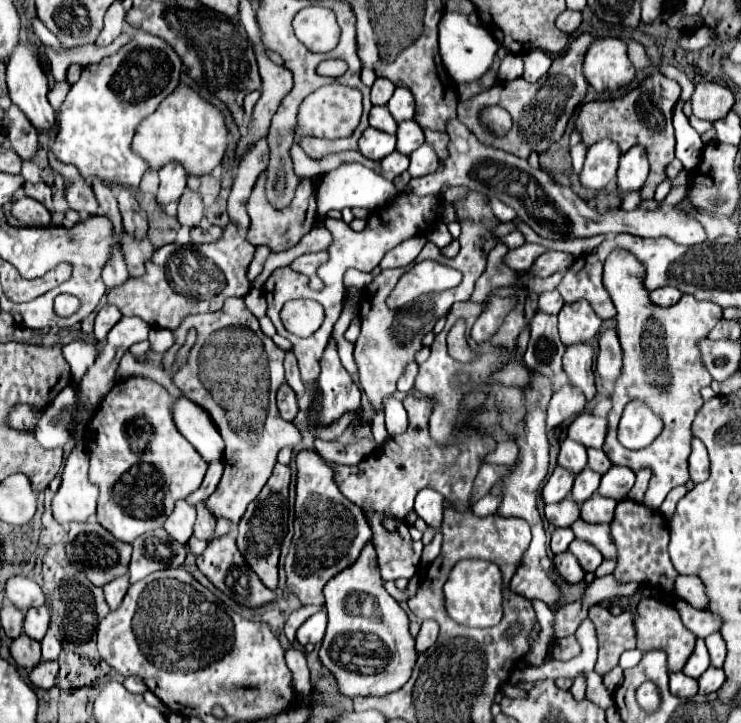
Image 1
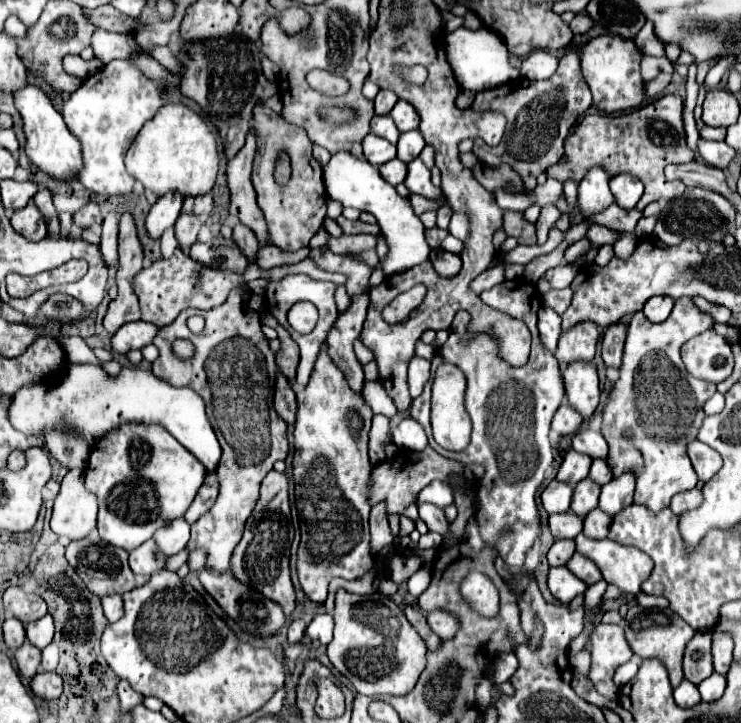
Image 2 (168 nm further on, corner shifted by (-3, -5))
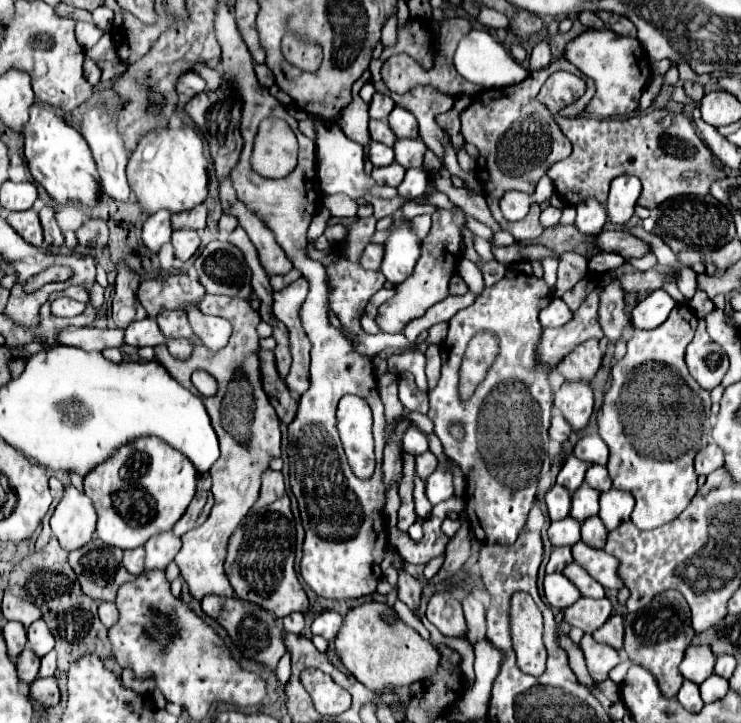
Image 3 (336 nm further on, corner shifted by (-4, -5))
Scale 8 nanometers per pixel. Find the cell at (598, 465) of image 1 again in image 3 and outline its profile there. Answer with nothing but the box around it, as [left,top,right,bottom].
[586,464,612,492]

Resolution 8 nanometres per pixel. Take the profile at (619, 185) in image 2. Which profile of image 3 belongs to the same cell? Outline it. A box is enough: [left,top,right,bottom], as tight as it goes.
[606,176,642,224]

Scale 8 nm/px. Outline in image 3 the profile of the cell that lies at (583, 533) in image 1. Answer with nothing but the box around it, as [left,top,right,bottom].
[572,540,624,590]

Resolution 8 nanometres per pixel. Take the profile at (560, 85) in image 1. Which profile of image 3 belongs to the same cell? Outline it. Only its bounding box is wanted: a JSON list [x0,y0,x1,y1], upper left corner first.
[460,58,594,242]

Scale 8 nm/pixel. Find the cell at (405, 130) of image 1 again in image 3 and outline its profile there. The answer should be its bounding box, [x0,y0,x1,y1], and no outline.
[394,138,426,168]

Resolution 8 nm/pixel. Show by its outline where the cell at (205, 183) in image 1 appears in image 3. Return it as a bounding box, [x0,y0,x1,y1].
[172,204,206,230]

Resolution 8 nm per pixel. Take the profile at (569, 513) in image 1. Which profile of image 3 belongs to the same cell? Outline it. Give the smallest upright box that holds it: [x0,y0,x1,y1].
[548,516,580,546]

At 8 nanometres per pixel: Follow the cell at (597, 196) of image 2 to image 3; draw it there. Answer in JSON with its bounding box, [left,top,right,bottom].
[574,196,608,236]

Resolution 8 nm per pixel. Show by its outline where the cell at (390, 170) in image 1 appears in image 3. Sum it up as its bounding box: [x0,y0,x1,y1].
[372,162,406,186]

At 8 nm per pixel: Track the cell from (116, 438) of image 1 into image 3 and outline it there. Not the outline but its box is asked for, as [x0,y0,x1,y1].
[84,436,196,550]

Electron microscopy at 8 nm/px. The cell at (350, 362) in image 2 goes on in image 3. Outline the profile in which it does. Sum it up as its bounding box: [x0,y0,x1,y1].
[328,216,412,358]

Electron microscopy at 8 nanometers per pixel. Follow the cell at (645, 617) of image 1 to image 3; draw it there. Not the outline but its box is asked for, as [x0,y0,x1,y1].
[624,590,694,698]

